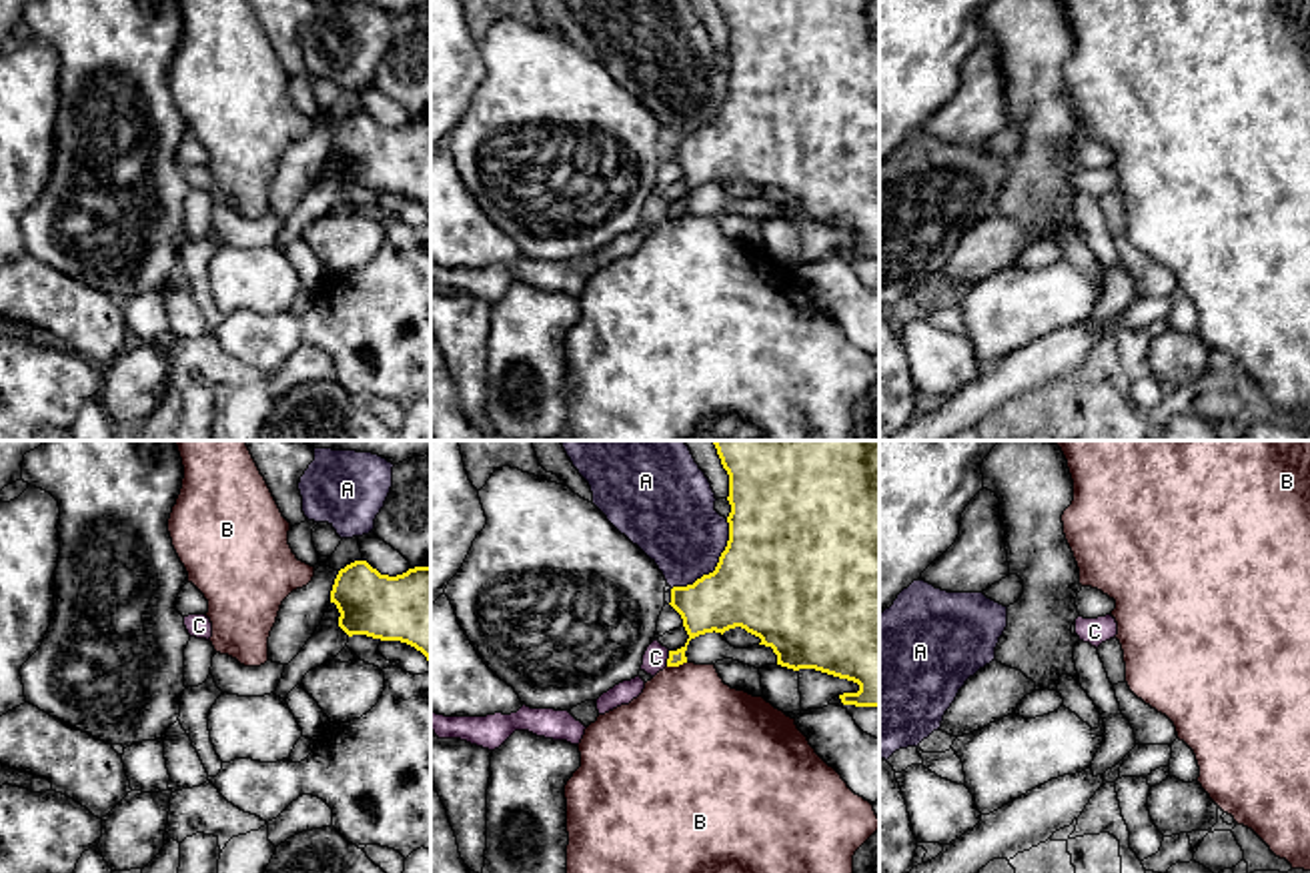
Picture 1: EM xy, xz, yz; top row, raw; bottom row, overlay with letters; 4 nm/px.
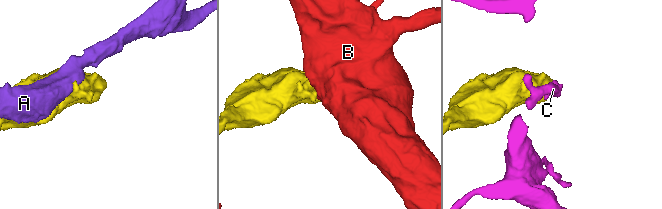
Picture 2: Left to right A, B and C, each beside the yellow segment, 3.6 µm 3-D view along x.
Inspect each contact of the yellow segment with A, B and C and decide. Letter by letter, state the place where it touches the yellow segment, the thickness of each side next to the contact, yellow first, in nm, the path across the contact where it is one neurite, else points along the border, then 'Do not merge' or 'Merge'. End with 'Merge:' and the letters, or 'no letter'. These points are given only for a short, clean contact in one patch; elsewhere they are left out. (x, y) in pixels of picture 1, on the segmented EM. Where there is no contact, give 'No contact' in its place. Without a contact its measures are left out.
A: Touches yellow at xz (718, 565). Thickness 480 nm (yellow) against 340 nm. Do not merge
B: Touches yellow at xz (676, 665). Thickness 180 nm (yellow) against 460 nm. Boundary: xz (686, 661), (668, 667). Do not merge
C: Touches yellow at xz (668, 659). Thickness 190 nm (yellow) against 100 nm. Boundary: xz (670, 651), (666, 665). Do not merge
Merge: no letter

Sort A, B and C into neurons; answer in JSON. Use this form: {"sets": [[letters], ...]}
{"sets": [["A"], ["B"], ["C"]]}

